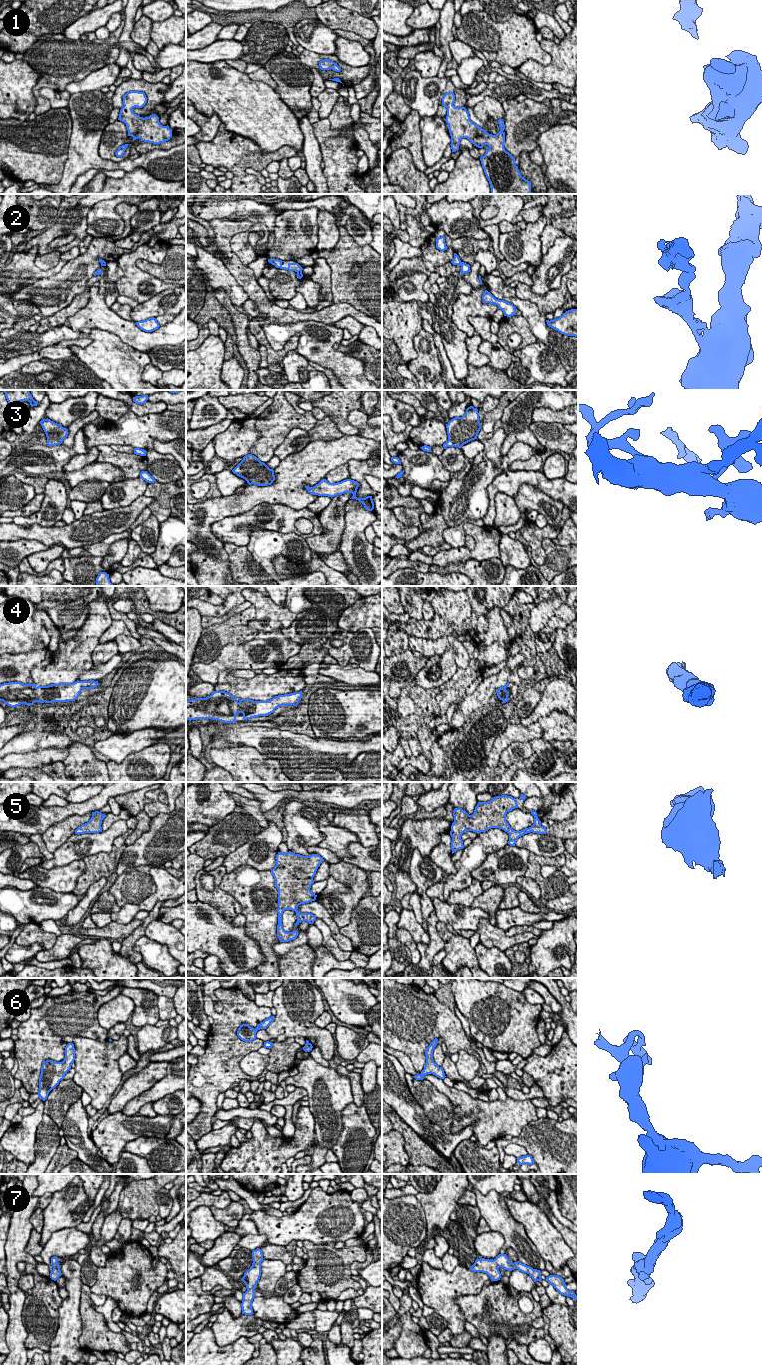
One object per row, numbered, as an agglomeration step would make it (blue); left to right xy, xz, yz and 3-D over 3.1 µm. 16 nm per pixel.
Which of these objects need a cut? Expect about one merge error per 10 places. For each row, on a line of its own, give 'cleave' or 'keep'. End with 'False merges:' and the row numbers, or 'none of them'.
1: keep
2: cleave
3: keep
4: keep
5: keep
6: keep
7: keep
False merges: 2

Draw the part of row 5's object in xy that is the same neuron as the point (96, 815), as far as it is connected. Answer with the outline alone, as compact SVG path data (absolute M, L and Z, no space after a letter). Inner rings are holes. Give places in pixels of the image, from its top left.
M95 811L92 812L92 817L91 819L79 826L76 830L75 830L75 834L84 834L84 833L99 833L102 832L102 820L106 817L105 814L102 814L99 811Z

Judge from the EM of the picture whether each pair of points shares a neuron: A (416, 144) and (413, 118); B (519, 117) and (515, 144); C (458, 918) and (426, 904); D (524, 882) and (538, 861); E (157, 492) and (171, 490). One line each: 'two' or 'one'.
A: one
B: one
C: two
D: two
E: one

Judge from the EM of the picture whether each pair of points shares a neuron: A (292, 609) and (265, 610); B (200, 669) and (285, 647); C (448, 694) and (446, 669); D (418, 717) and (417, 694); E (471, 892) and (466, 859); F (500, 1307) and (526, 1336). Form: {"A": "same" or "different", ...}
{"A": "same", "B": "same", "C": "different", "D": "same", "E": "different", "F": "same"}

